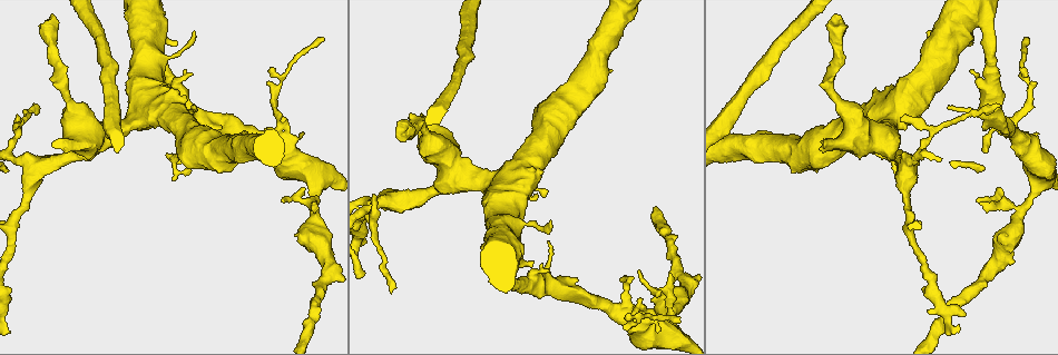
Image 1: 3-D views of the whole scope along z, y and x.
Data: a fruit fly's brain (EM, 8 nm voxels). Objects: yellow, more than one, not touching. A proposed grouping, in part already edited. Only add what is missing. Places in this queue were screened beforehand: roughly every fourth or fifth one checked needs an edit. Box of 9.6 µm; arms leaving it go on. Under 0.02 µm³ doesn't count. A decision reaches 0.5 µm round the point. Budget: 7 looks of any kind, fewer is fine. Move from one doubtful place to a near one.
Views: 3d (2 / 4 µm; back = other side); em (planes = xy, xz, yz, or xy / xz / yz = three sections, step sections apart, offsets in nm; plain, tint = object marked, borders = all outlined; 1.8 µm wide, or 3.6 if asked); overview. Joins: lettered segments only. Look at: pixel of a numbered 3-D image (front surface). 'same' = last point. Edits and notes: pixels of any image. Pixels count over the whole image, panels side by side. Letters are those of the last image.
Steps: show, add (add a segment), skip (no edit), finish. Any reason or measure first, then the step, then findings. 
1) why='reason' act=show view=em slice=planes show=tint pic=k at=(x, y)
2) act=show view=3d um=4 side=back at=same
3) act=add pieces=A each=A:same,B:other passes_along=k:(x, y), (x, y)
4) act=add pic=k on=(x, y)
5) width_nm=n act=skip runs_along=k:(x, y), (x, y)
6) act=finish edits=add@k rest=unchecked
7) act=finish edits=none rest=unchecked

why='thin end' act=show view=em slice=planes show=borders pic=1 at=(999, 103)

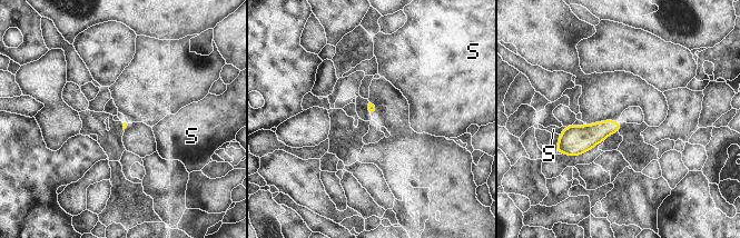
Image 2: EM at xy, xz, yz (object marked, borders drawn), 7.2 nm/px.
act=skip each=S:other found='none of them fits'

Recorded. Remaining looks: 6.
why='stops while still wide' act=show view=3d um=4 side=back pic=1 at=(824, 148)

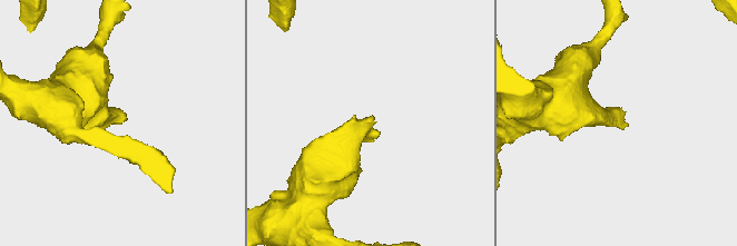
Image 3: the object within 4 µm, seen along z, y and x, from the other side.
why='shape alone is not enough' act=show view=em slice=planes show=borders pic=3 at=(122, 120)

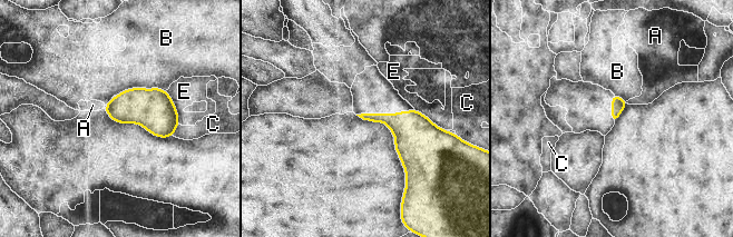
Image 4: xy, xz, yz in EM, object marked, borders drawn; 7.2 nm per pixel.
act=skip each=A:other,B:other,C:other,E:other border=4:(165, 90), (128, 88), (115, 95) found='none of them fits'

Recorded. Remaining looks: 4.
why='tapers out' act=show view=3d um=4 pic=1 at=(928, 32)

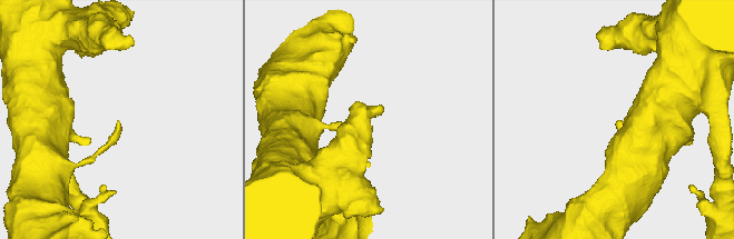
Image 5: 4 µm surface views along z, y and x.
act=show view=em slice=planes show=borders pic=5 at=(616, 123)

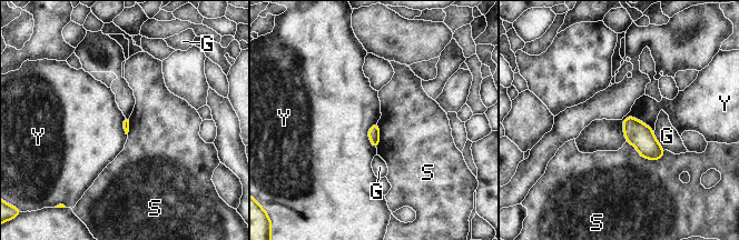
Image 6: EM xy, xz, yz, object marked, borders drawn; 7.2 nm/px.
act=skip each=G:other,S:other,Y:other border=6:(622, 120), (636, 117), (653, 132) found='none of them fits'

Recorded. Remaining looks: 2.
act=finish edits=none rest=unchecked

